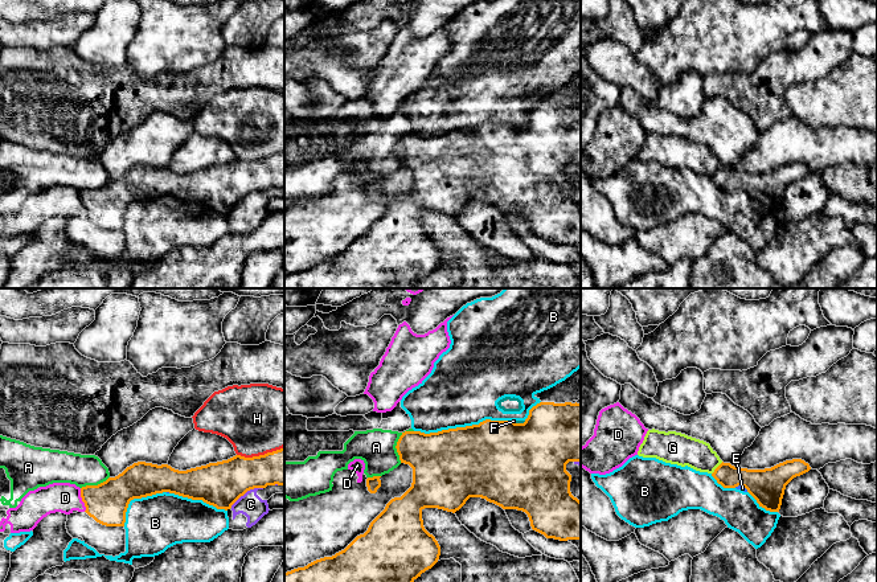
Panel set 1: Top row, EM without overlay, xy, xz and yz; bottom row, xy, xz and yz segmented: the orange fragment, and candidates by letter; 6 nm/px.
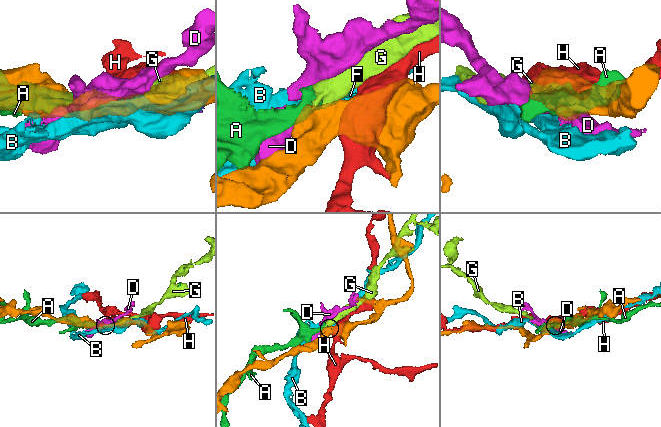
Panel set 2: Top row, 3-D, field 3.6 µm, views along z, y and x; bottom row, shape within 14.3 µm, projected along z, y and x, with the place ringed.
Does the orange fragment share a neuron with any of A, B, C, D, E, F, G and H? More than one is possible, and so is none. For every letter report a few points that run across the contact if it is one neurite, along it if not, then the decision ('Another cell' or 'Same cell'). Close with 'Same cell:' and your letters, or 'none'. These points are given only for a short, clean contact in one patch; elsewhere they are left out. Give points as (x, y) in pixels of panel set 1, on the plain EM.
A: Another cell
B: Another cell
C: Another cell
D: Line: xy (80, 192), (85, 214). Another cell
E: Line: yz (734, 191), (742, 189), (748, 195). Another cell
F: Line: xz (512, 124), (525, 124). Another cell
G: Line: yz (722, 166), (712, 177). Another cell
H: Another cell
Same cell: none

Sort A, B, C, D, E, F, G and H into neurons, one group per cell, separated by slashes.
A G / B E F / C / D / H

